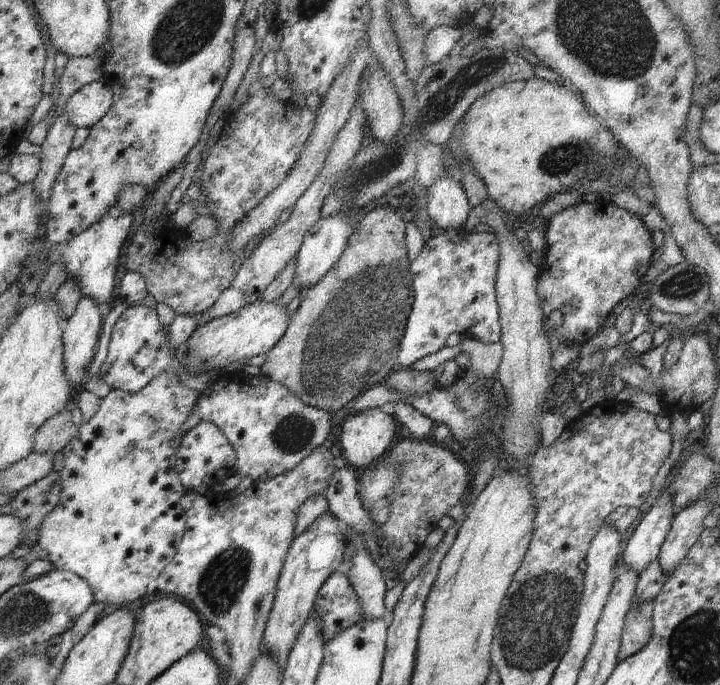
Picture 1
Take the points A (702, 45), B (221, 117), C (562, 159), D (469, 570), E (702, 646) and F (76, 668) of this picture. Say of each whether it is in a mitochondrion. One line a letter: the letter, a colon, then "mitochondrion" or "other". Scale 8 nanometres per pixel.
A: other
B: other
C: mitochondrion
D: other
E: mitochondrion
F: other

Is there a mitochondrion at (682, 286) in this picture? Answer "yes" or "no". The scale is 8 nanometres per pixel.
yes

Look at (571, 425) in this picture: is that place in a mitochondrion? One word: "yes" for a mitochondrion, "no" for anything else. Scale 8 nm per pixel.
no

